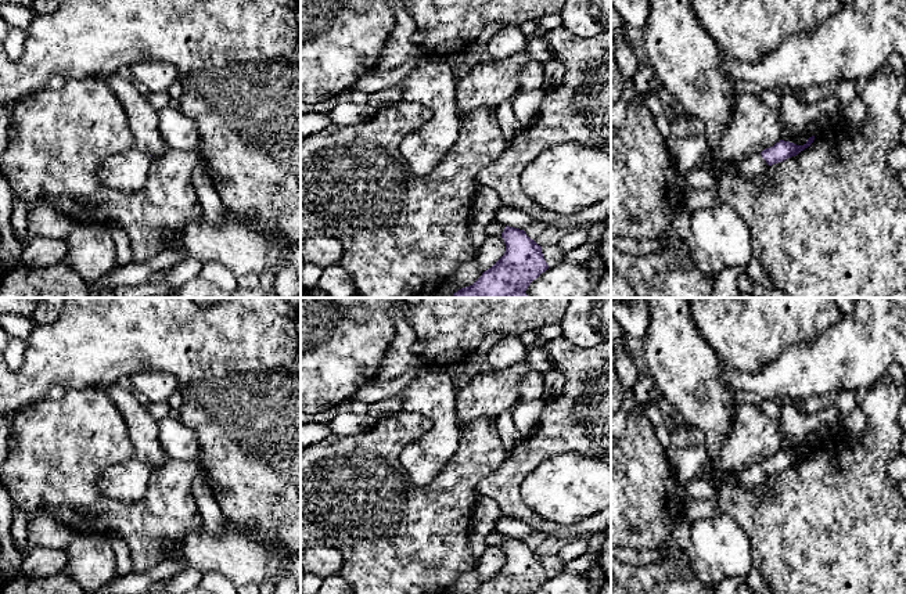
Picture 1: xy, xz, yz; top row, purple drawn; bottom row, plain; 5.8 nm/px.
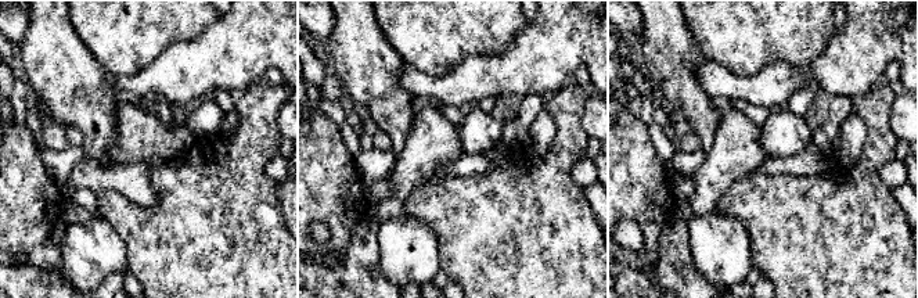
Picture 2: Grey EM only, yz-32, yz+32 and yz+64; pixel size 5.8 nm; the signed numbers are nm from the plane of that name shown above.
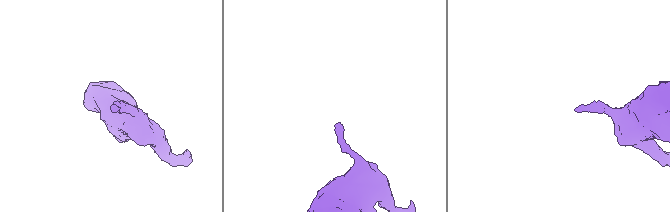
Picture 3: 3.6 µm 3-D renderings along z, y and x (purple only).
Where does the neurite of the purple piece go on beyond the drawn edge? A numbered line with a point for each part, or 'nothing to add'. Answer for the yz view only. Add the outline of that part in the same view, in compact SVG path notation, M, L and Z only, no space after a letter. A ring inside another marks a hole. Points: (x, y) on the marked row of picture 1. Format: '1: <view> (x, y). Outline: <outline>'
1: yz (754, 168). Outline: M709 151L698 161L695 168L711 173L716 179L720 179L726 174L740 174L744 179L752 180L762 187L767 187L770 184L767 179L769 165L761 154L752 154L744 159L725 163L722 161L715 159L712 156L712 151Z

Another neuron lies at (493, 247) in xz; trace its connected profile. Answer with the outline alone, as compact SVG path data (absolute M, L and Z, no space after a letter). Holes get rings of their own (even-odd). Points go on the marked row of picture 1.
M486 235L478 249L477 262L481 271L490 269L506 252L506 244L501 235Z

